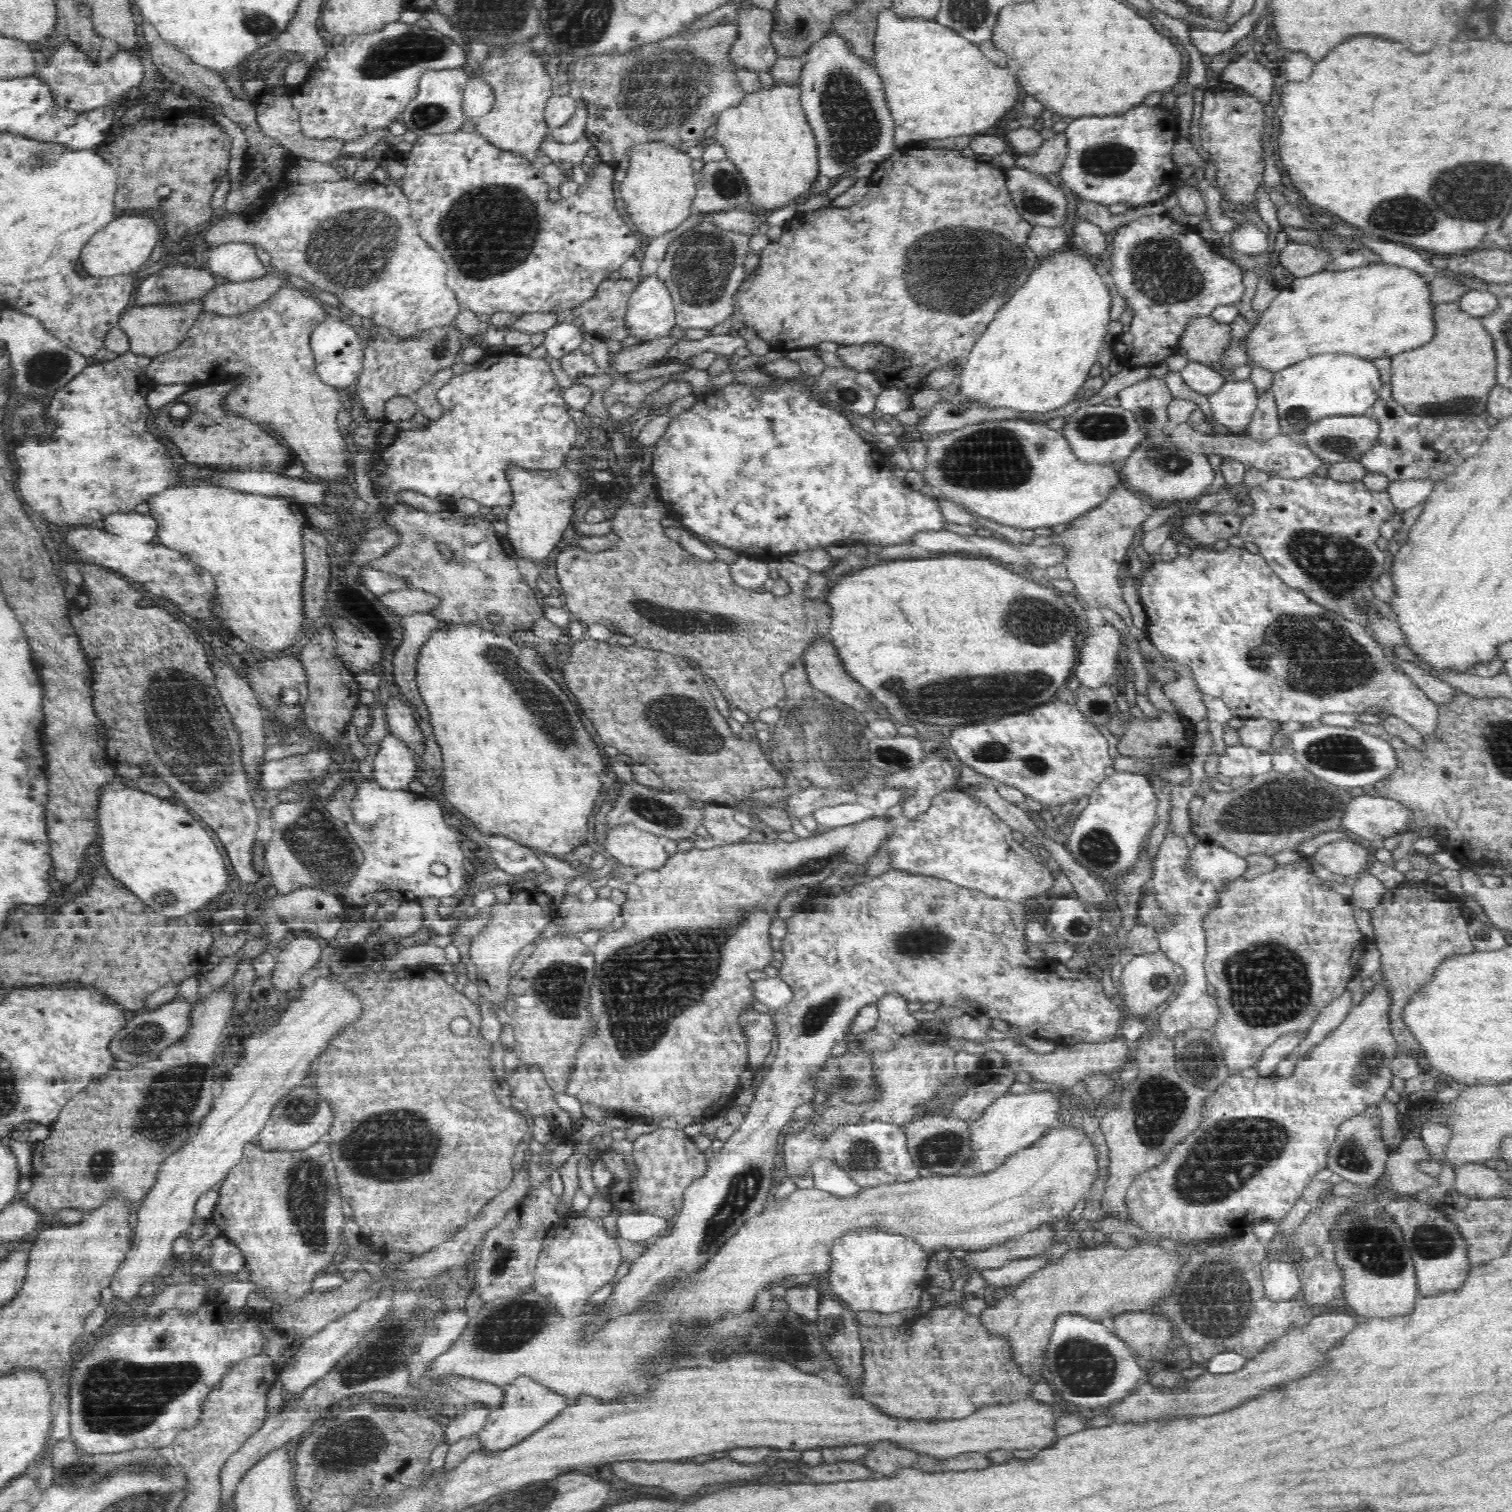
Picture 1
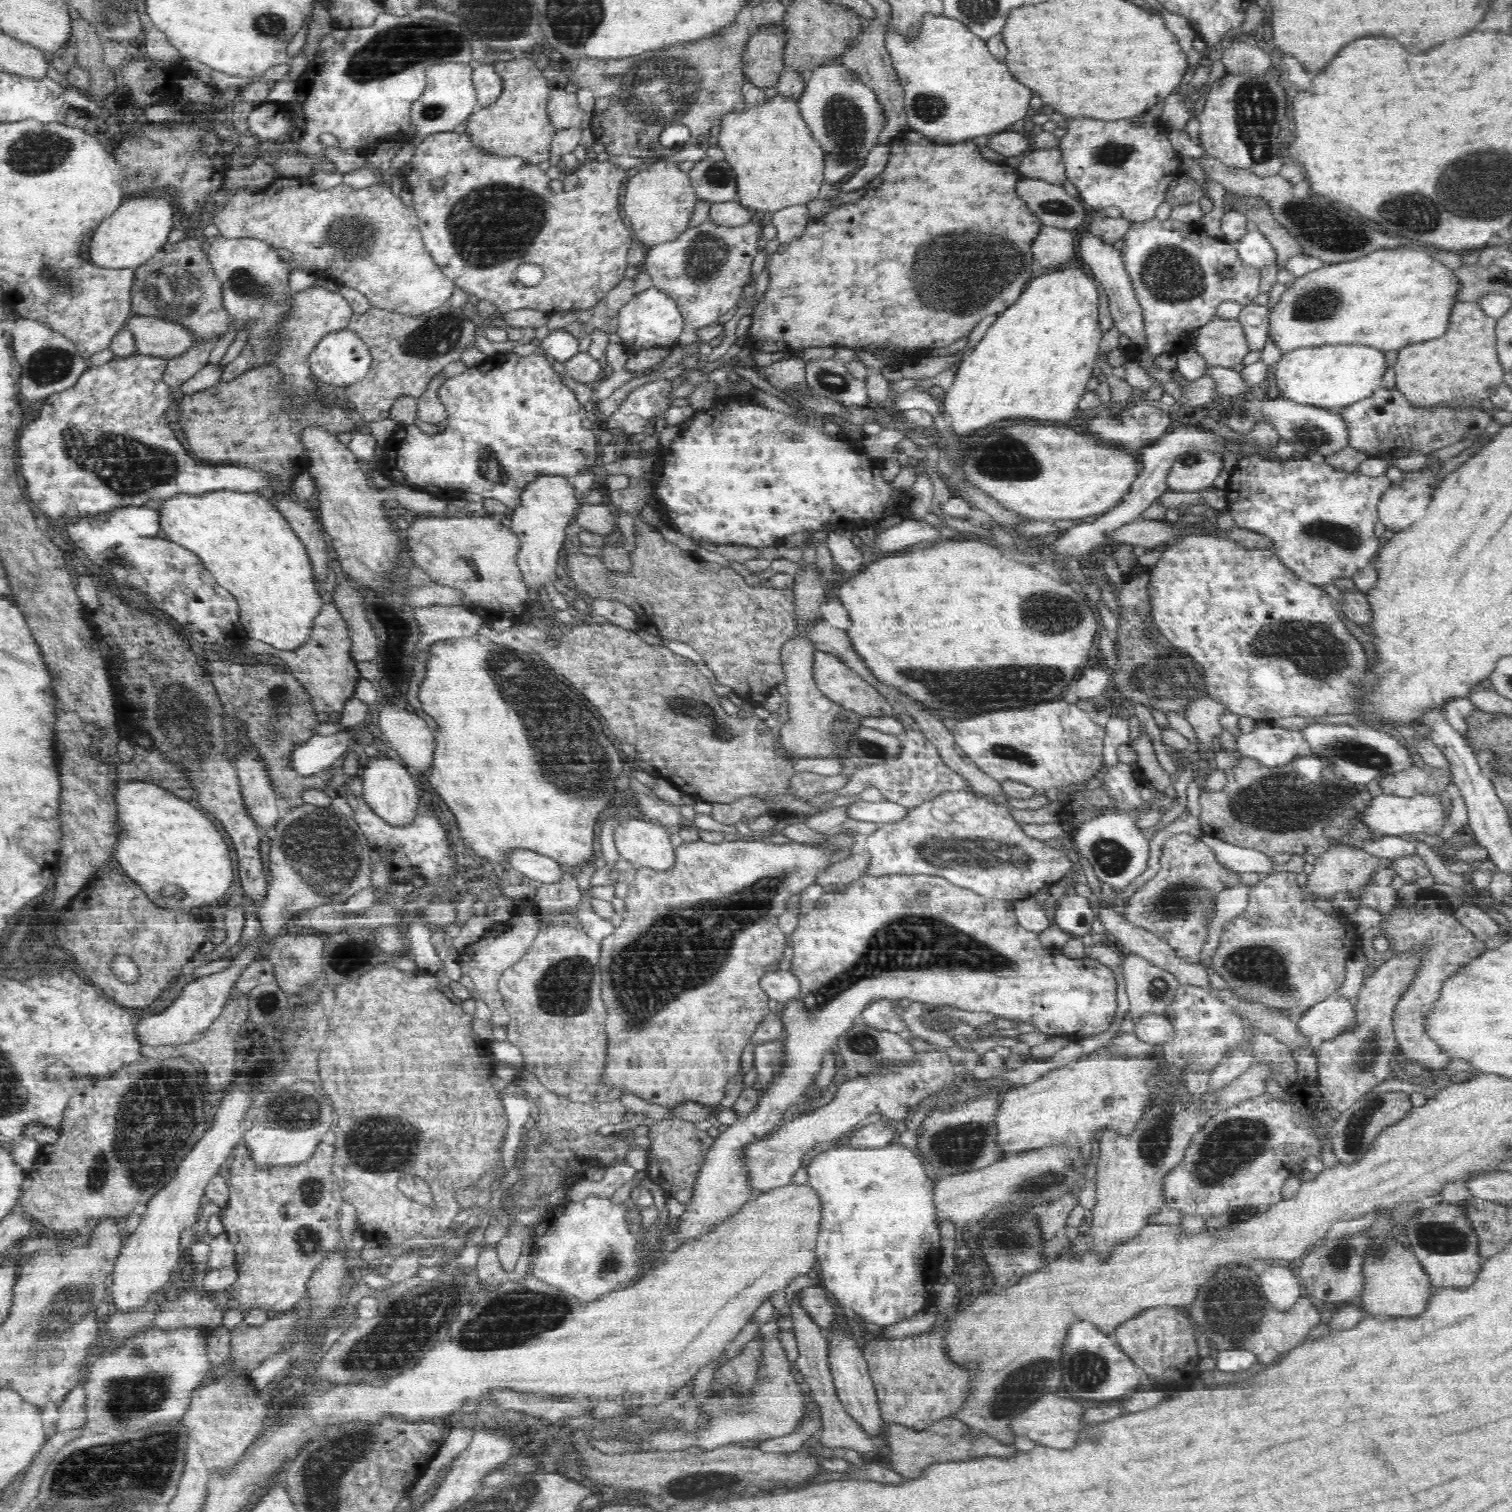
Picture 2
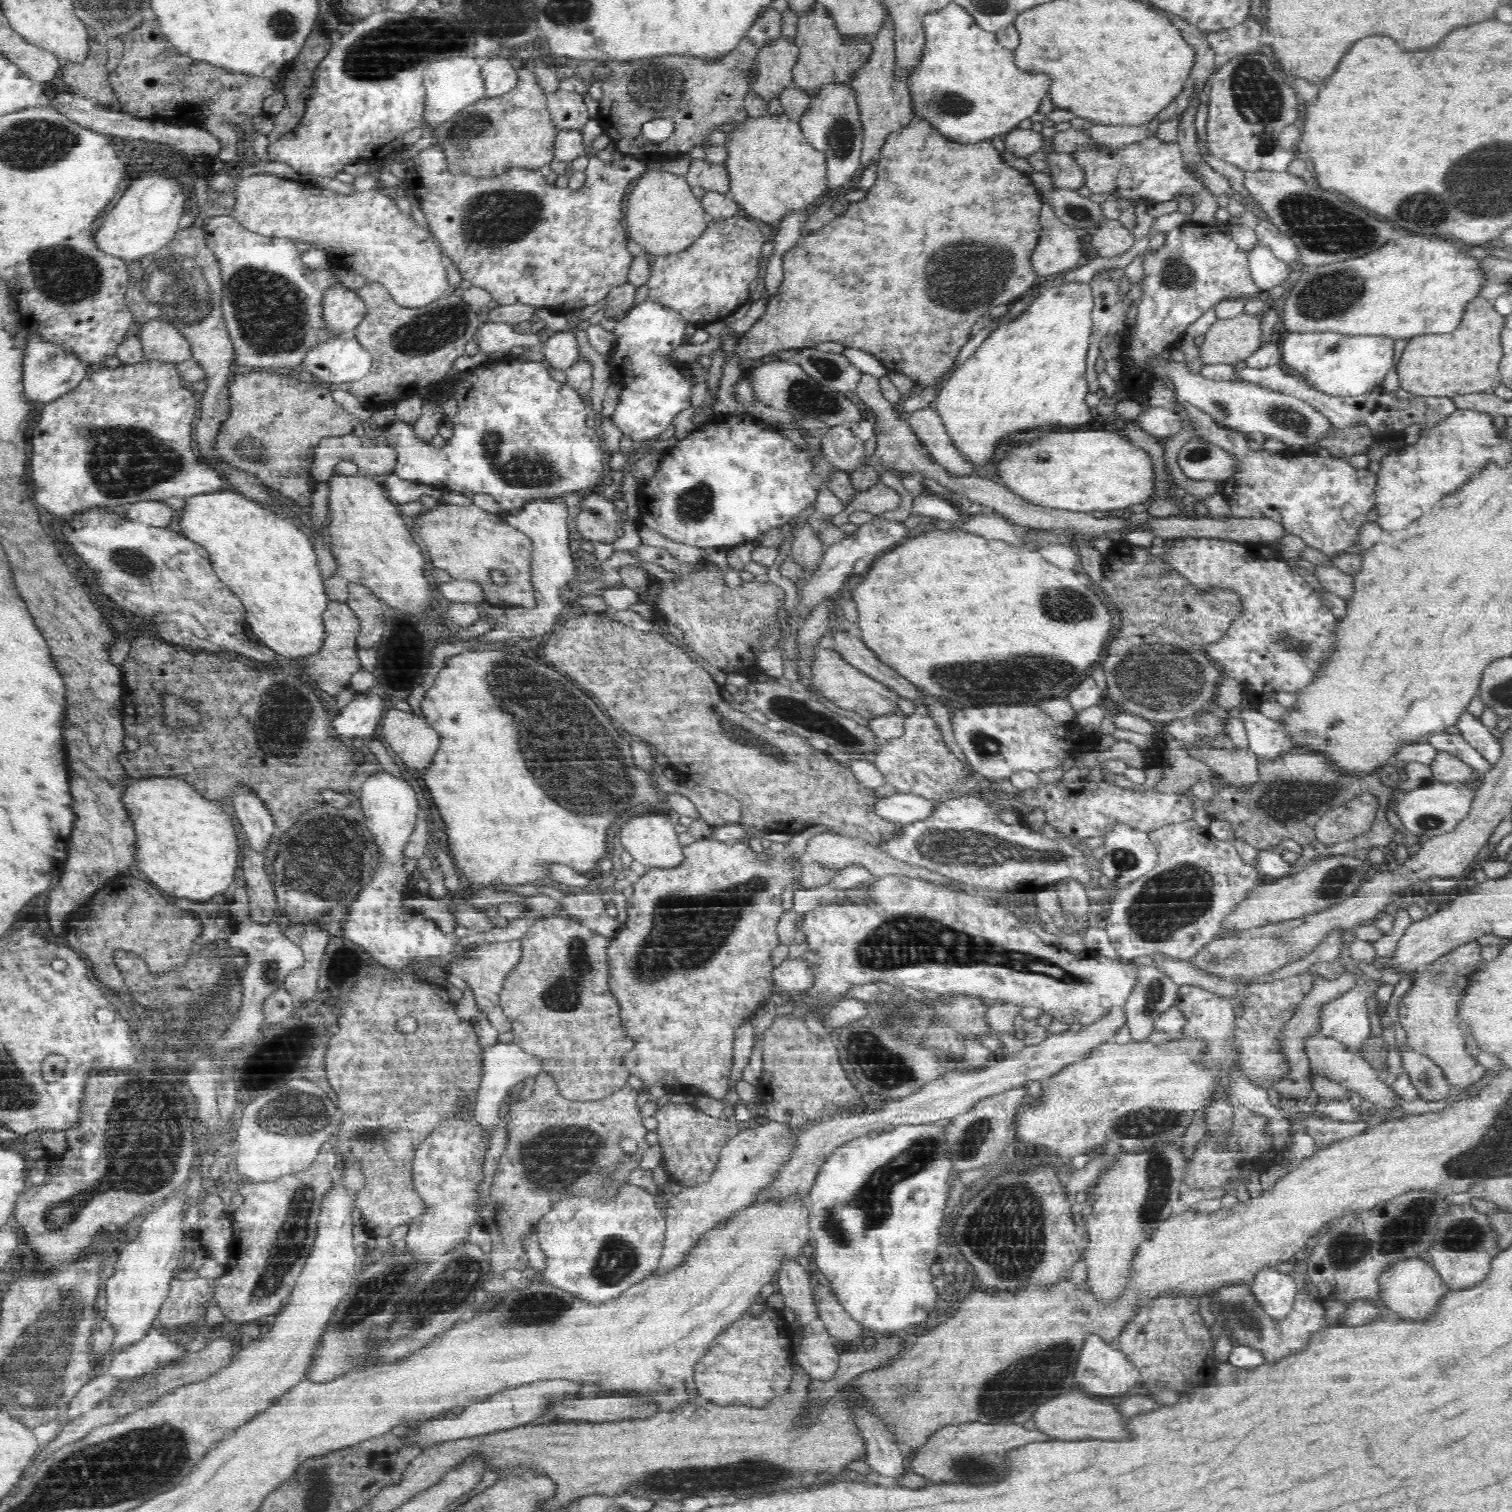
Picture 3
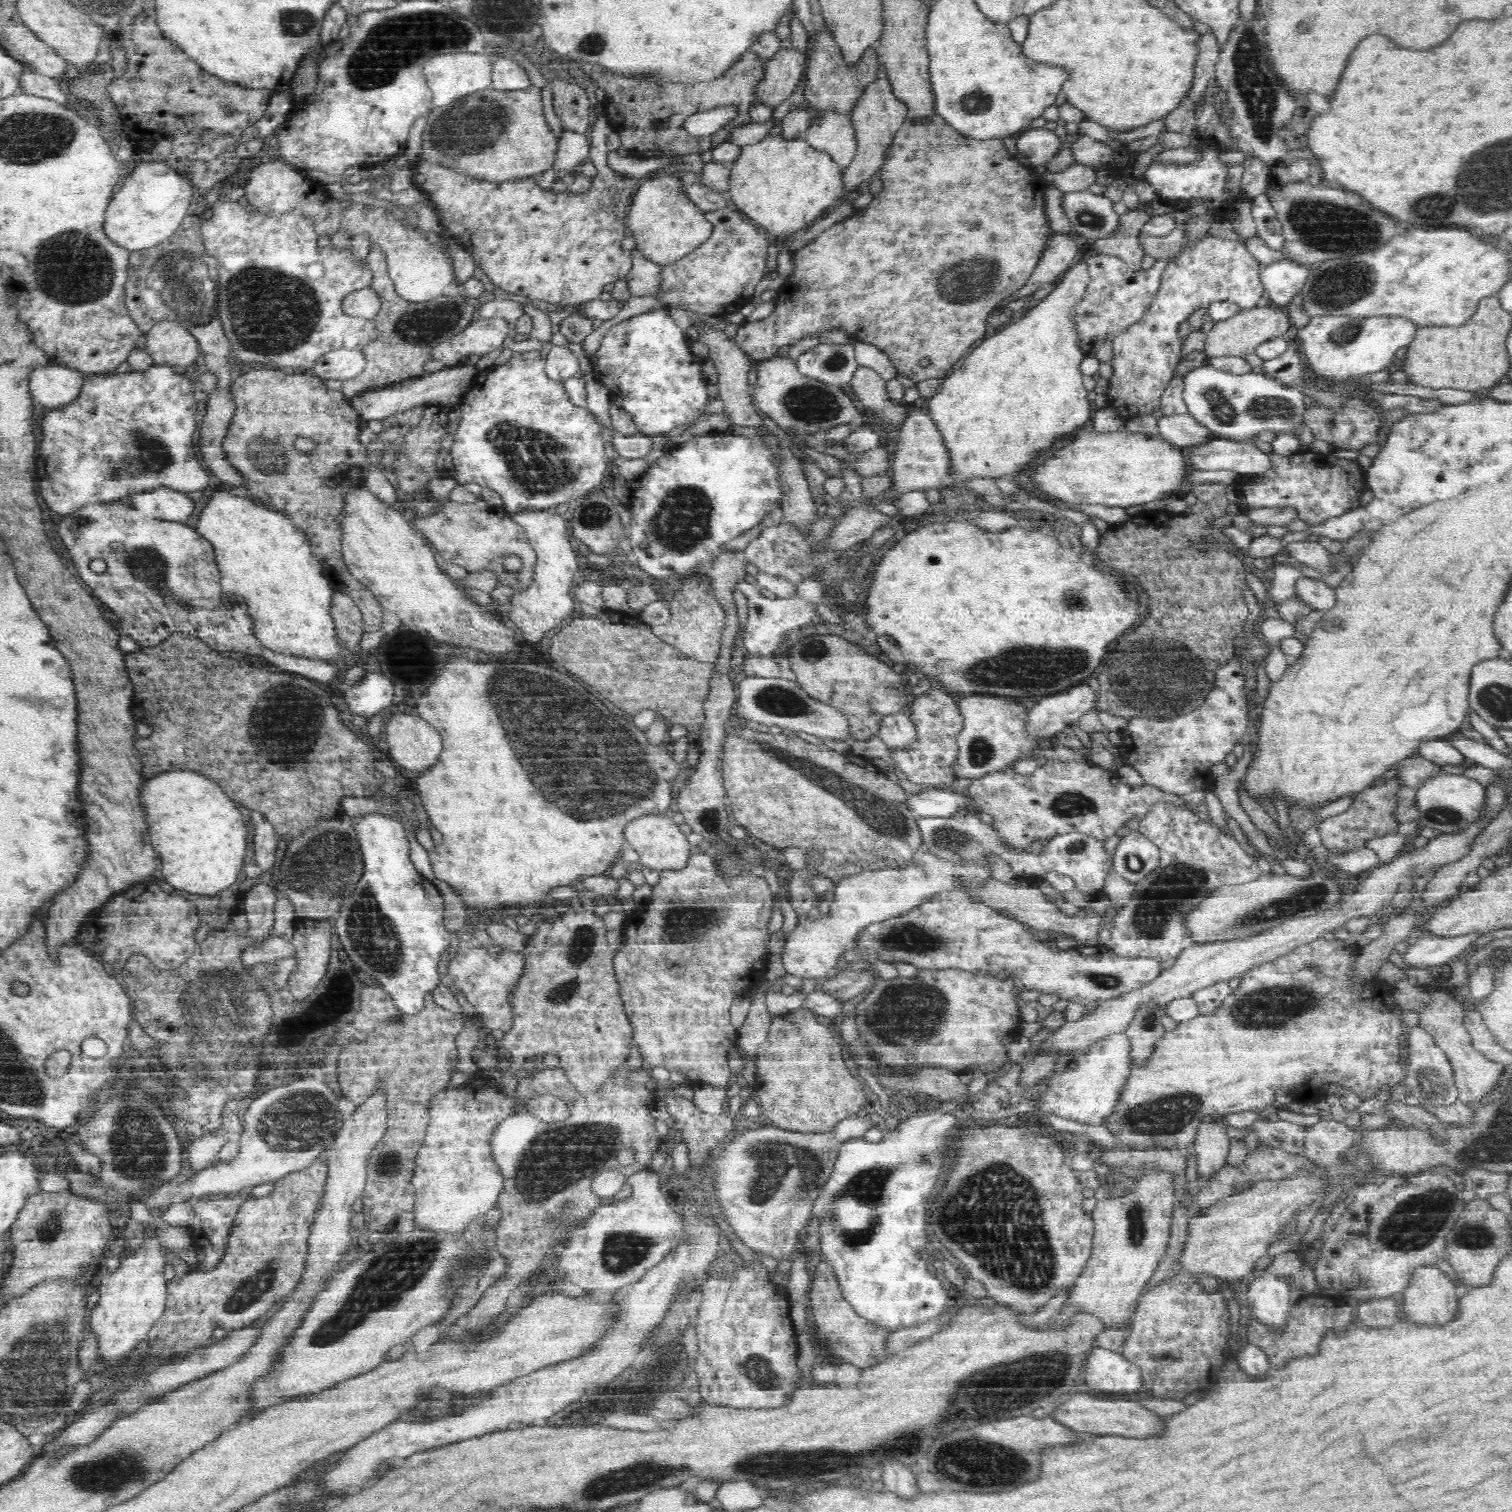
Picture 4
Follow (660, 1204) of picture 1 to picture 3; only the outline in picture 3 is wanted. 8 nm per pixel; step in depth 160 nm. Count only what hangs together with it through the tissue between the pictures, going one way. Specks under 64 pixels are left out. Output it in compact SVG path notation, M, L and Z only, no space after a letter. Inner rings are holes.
M671 1101L661 1103L655 1117L659 1122L656 1130L659 1144L663 1149L661 1161L667 1161L669 1176L672 1176L676 1182L682 1183L683 1187L702 1184L708 1180L722 1146L737 1136L741 1129L738 1122L710 1116L697 1106L676 1104Z

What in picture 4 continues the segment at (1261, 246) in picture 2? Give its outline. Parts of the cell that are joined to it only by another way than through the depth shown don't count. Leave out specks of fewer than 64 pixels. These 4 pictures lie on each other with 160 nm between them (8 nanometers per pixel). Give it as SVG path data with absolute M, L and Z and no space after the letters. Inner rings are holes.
M1289 260L1263 267L1262 281L1270 303L1285 307L1290 304L1292 298L1303 293L1310 271L1307 265Z

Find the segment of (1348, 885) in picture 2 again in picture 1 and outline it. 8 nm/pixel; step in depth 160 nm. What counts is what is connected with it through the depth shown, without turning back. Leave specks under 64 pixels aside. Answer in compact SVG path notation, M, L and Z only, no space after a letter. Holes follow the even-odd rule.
M1340 839L1320 846L1312 859L1334 874L1350 876L1367 872L1372 857L1367 849L1352 839Z

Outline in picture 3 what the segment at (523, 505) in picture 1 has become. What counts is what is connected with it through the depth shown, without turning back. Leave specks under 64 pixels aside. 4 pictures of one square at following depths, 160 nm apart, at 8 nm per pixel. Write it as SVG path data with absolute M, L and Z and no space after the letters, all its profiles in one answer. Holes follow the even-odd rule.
M560 500L560 502L535 501L528 503L519 511L513 512L507 516L507 523L514 528L521 530L527 534L533 542L533 563L531 583L535 590L536 604L532 608L526 605L511 605L506 612L506 624L502 628L493 628L492 631L482 635L479 639L475 638L472 646L477 646L479 642L499 642L505 643L509 641L530 640L538 634L549 633L562 620L564 616L563 610L566 601L563 599L563 590L567 586L567 582L576 577L577 568L581 562L575 562L570 551L570 536L568 532L568 507Z

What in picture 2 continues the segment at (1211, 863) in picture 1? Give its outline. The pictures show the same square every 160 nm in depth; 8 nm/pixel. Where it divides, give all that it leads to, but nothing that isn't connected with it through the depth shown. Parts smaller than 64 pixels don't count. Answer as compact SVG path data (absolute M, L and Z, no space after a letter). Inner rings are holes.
M1207 831L1200 837L1204 845L1214 851L1216 861L1224 867L1236 872L1266 873L1272 872L1274 859L1255 849L1242 848L1228 844Z

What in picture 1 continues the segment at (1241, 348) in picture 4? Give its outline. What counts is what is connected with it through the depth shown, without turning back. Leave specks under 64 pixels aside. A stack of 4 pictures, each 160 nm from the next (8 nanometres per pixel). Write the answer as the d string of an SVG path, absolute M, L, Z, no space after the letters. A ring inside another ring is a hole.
M1204 316L1202 319L1195 319L1189 327L1184 330L1184 334L1180 338L1178 349L1180 353L1187 356L1189 361L1196 361L1205 365L1212 362L1220 362L1226 356L1226 350L1232 344L1231 324L1225 324L1214 320L1211 316Z

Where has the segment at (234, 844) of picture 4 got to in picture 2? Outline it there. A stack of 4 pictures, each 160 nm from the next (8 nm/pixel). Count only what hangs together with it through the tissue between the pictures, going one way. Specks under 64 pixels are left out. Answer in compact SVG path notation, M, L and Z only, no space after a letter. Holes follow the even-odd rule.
M125 781L116 791L123 838L115 848L117 869L148 888L156 904L190 910L222 898L234 882L228 844L218 828L184 798L152 781Z

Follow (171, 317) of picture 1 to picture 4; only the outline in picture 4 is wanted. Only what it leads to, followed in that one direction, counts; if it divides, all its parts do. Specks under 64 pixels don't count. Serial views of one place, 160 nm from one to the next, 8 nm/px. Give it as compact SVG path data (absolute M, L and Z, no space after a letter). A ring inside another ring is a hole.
M160 321L145 333L144 347L156 365L169 365L185 371L200 352L199 340L191 330L173 321Z

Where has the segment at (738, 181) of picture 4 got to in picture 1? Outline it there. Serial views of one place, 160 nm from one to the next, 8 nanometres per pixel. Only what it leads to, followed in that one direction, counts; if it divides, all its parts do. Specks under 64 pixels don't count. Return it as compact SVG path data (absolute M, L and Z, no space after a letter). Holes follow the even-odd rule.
M774 83L771 88L763 88L756 92L746 93L742 102L736 107L730 107L720 112L716 122L715 138L724 147L727 158L732 161L740 175L744 178L749 192L749 202L762 207L767 212L773 209L798 204L809 195L812 181L820 175L817 142L814 131L805 118L800 102L800 87Z

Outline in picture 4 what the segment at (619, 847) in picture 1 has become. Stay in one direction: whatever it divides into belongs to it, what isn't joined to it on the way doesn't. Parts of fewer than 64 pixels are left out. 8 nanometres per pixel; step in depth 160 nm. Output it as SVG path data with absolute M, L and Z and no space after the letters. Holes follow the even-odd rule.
M646 814L625 824L628 845L639 854L639 865L657 871L675 871L684 868L690 858L692 845L670 814Z

